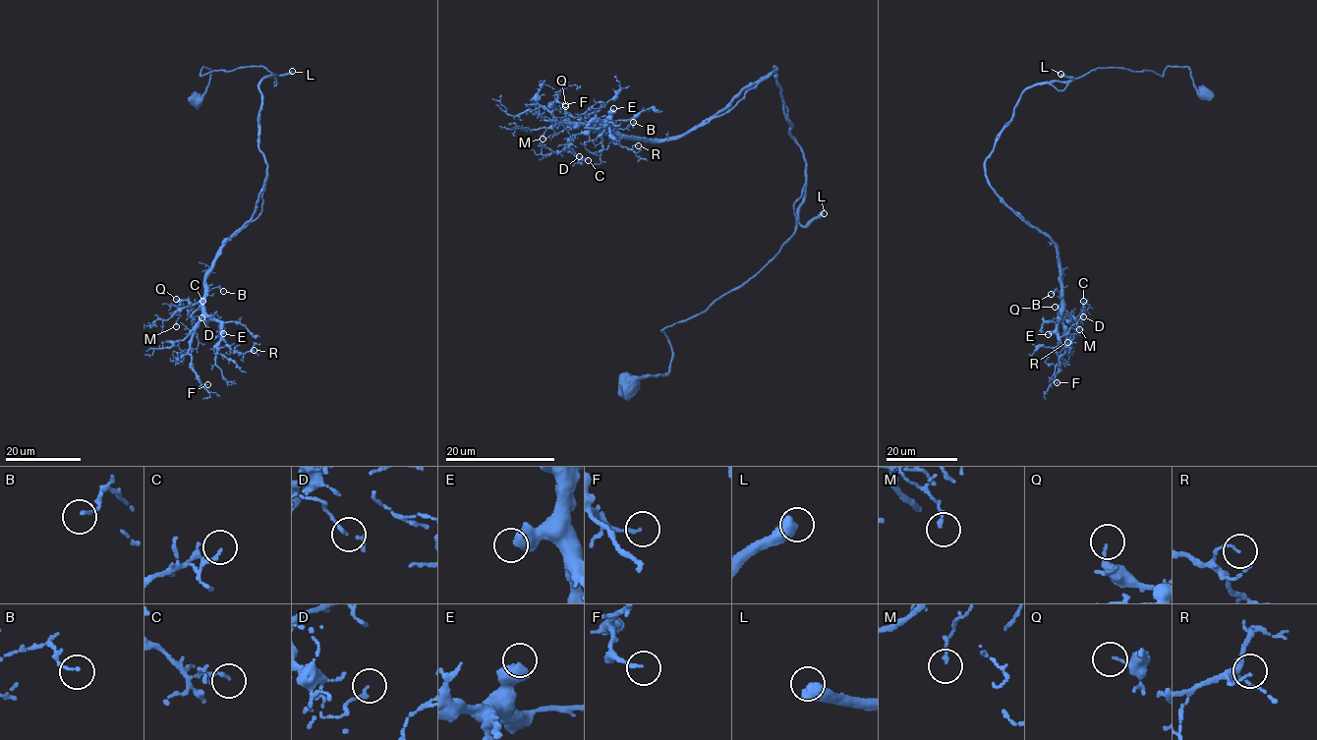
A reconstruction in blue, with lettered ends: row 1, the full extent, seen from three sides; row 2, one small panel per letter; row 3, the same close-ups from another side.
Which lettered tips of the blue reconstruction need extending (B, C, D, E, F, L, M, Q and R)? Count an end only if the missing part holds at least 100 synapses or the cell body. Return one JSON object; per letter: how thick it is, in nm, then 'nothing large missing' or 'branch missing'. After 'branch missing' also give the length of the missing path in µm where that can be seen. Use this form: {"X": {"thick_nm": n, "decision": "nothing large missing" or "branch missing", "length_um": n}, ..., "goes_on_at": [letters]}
{"B": {"thick_nm": 90, "decision": "nothing large missing"}, "C": {"thick_nm": 90, "decision": "nothing large missing"}, "D": {"thick_nm": 130, "decision": "nothing large missing"}, "E": {"thick_nm": 600, "decision": "nothing large missing"}, "F": {"thick_nm": 150, "decision": "nothing large missing"}, "L": {"thick_nm": 550, "decision": "branch missing", "length_um": 130}, "M": {"thick_nm": 140, "decision": "nothing large missing"}, "Q": {"thick_nm": 100, "decision": "nothing large missing"}, "R": {"thick_nm": 80, "decision": "nothing large missing"}, "goes_on_at": ["L"]}

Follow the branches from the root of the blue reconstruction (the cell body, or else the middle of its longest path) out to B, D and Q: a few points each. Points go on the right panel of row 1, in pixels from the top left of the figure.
B: (1202, 92), (1170, 66), (1026, 88), (985, 167), (1055, 246), (1051, 294)
D: (1202, 92), (1175, 66), (1033, 85), (986, 159), (995, 194), (1054, 243), (1063, 308), (1083, 316)
Q: (1202, 92), (1170, 66), (1024, 90), (985, 167), (1055, 246), (1055, 307)

